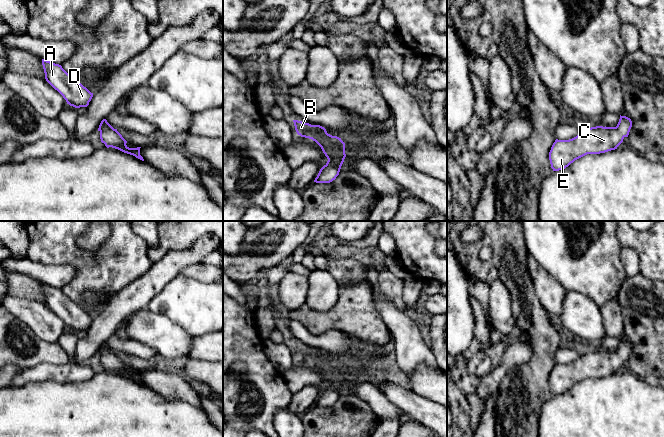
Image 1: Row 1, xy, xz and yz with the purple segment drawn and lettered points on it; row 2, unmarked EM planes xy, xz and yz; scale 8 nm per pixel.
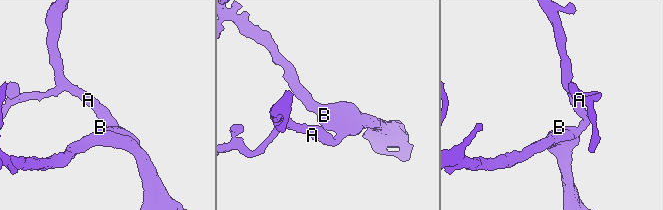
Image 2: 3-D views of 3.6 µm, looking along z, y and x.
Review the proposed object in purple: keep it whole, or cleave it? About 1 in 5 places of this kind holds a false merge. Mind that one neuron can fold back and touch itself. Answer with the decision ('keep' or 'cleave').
keep

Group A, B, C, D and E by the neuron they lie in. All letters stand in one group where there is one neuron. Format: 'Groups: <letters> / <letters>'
Groups: A B C D E

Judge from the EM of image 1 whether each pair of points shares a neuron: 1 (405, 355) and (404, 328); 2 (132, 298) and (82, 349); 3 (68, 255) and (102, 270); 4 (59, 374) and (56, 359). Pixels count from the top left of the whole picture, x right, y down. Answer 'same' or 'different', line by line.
1: same
2: same
3: same
4: different

